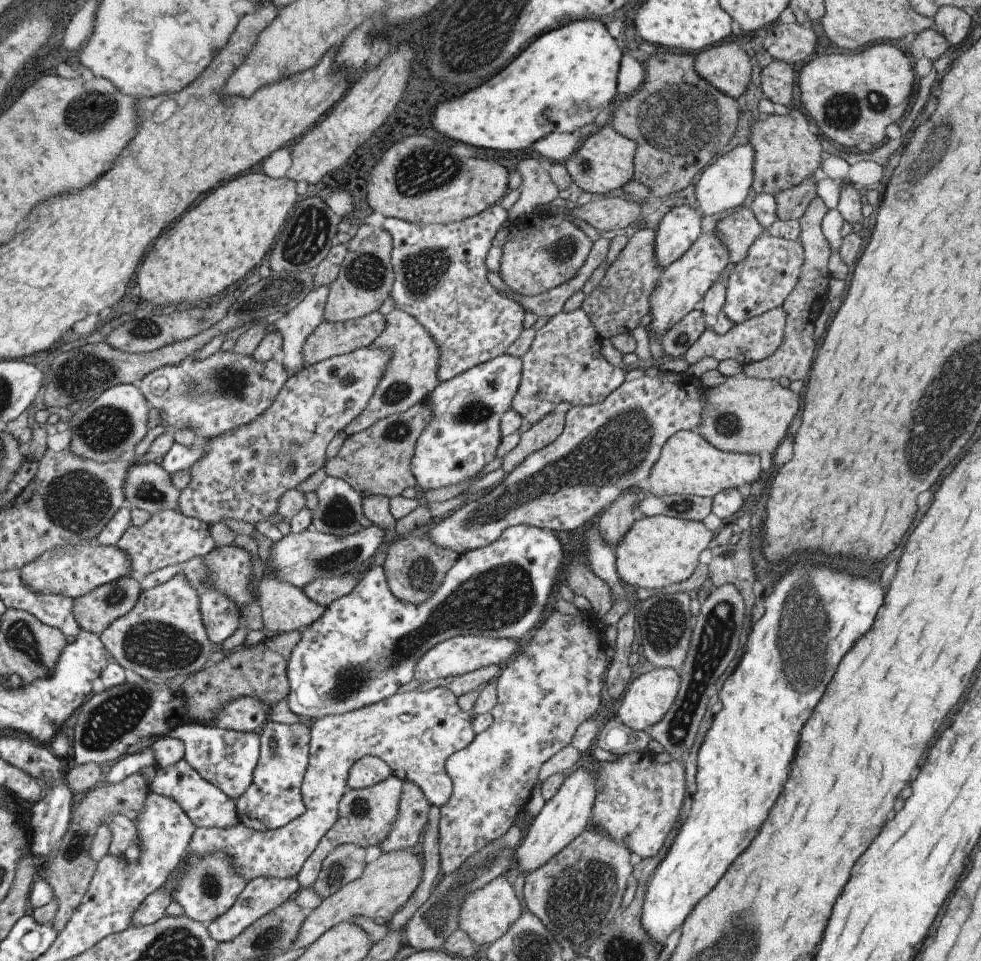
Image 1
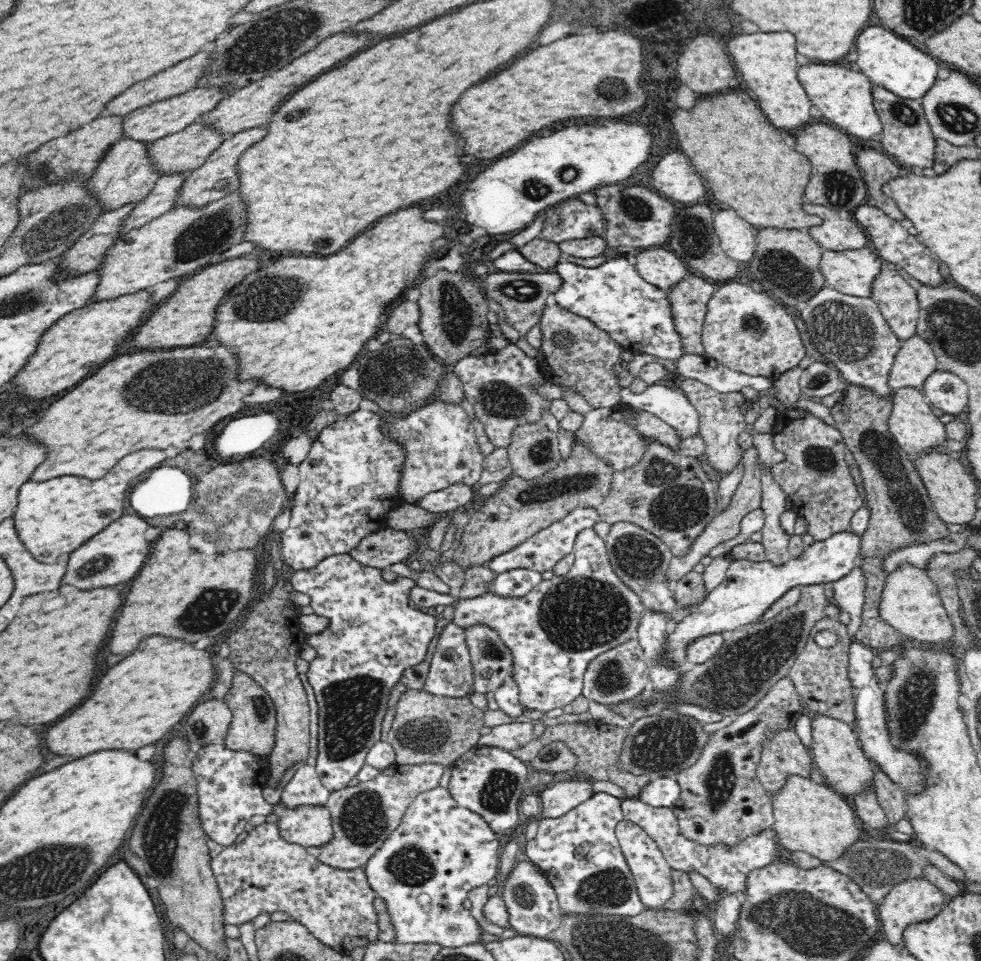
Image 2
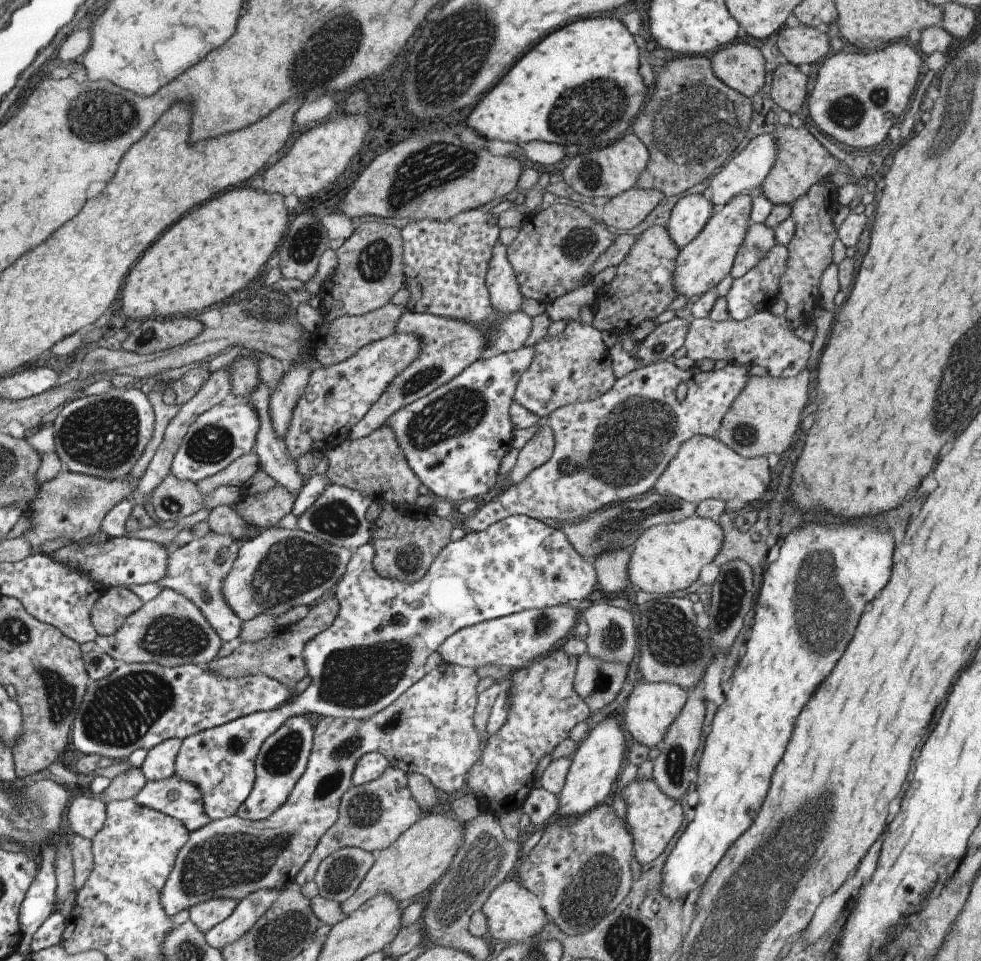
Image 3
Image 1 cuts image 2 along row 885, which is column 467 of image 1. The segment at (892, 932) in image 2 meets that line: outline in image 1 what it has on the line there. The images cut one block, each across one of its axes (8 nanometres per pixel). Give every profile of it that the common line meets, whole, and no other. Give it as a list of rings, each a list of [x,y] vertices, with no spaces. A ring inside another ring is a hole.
[[[509,875],[497,876],[489,884],[471,892],[461,904],[458,913],[458,929],[475,944],[492,944],[521,917],[519,898],[515,896]]]

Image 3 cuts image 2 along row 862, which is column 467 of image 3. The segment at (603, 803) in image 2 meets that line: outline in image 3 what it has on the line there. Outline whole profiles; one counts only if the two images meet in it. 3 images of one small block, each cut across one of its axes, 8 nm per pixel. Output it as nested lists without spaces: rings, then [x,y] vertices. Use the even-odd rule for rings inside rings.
[[[511,515],[484,531],[465,533],[461,540],[449,541],[427,572],[412,583],[380,577],[372,567],[373,545],[365,543],[358,546],[336,584],[334,597],[338,600],[337,616],[323,632],[305,642],[302,648],[306,675],[310,678],[308,686],[273,710],[249,713],[228,723],[203,729],[181,741],[173,775],[192,782],[199,789],[204,813],[211,821],[227,819],[236,814],[237,808],[251,792],[254,760],[259,747],[288,718],[304,714],[342,719],[371,716],[391,704],[425,674],[425,658],[456,630],[529,609],[567,604],[581,606],[595,588],[594,566],[573,550],[561,529],[551,528],[525,515]]]

